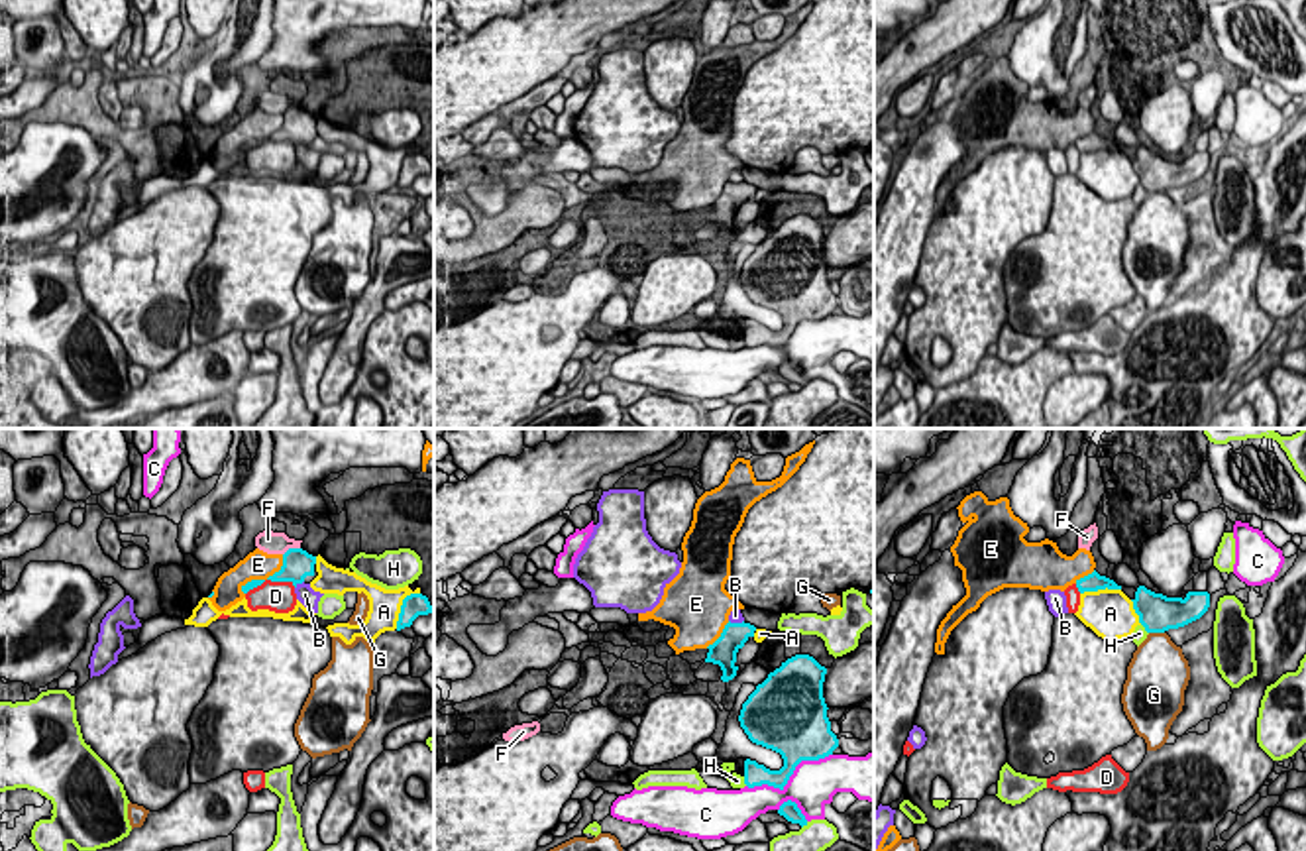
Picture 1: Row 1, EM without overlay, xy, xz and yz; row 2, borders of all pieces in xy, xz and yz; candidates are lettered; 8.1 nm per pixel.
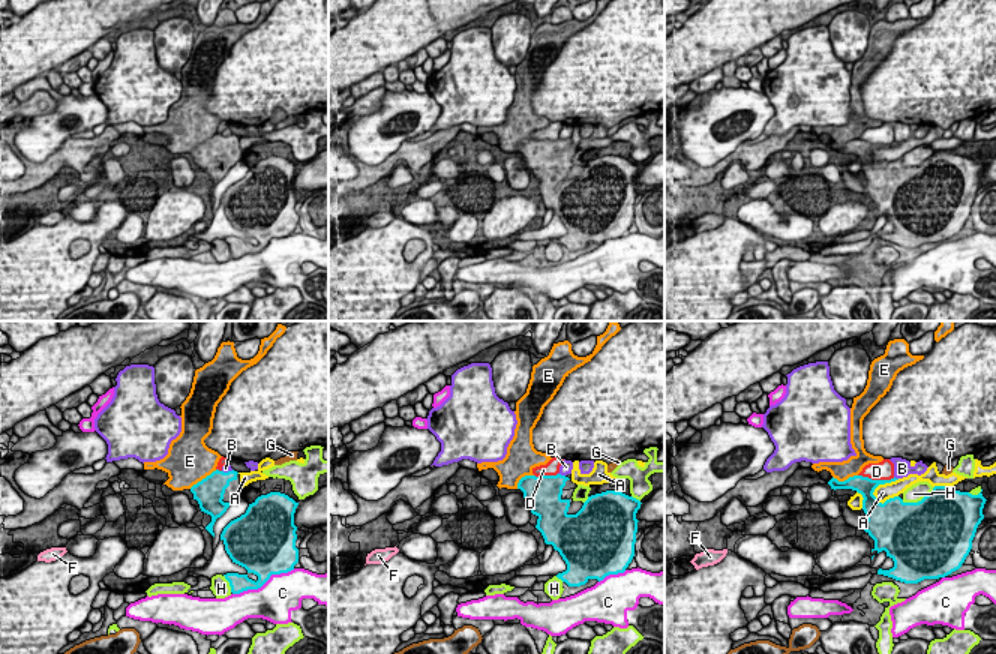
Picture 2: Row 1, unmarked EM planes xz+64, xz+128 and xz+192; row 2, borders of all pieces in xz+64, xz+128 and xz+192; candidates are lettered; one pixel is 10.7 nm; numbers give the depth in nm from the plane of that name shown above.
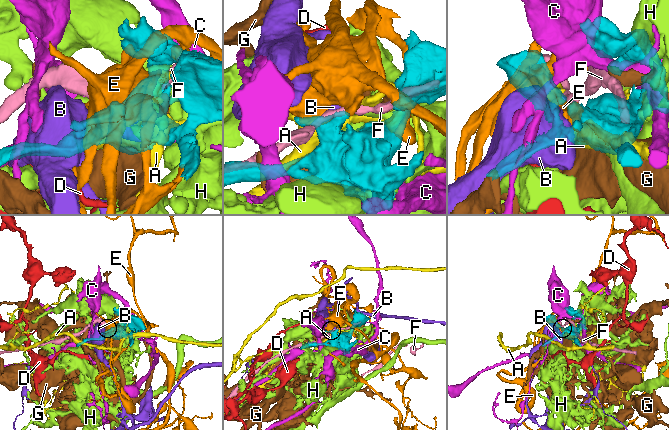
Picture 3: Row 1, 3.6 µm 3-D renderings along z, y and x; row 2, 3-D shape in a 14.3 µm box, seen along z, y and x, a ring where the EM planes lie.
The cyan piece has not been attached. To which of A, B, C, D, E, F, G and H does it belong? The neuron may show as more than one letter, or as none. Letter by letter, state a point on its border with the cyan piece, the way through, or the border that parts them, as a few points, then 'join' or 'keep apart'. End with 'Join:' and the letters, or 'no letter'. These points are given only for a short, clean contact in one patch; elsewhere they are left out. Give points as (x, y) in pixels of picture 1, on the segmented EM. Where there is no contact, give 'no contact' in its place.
A: yz (1100, 588) | keep apart
B: xy (299, 582) | along xy (303, 580), (295, 588) | keep apart
C: xz (790, 775) | keep apart
D: xy (270, 578) | along xy (295, 586), (283, 580), (264, 580), (246, 594) | keep apart
E: xy (268, 578) | join
F: xy (291, 549) | keep apart
G: yz (1157, 631) | keep apart
H: xz (745, 781) | keep apart
Join: E

